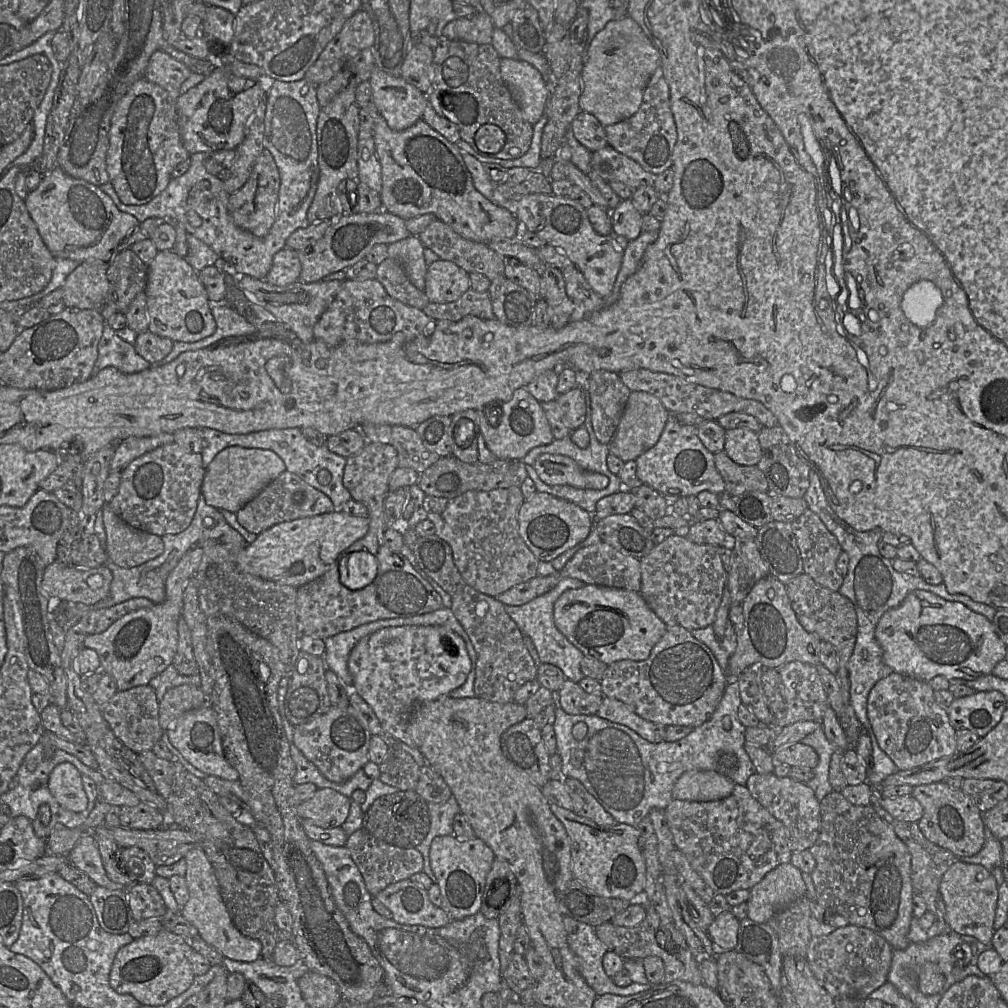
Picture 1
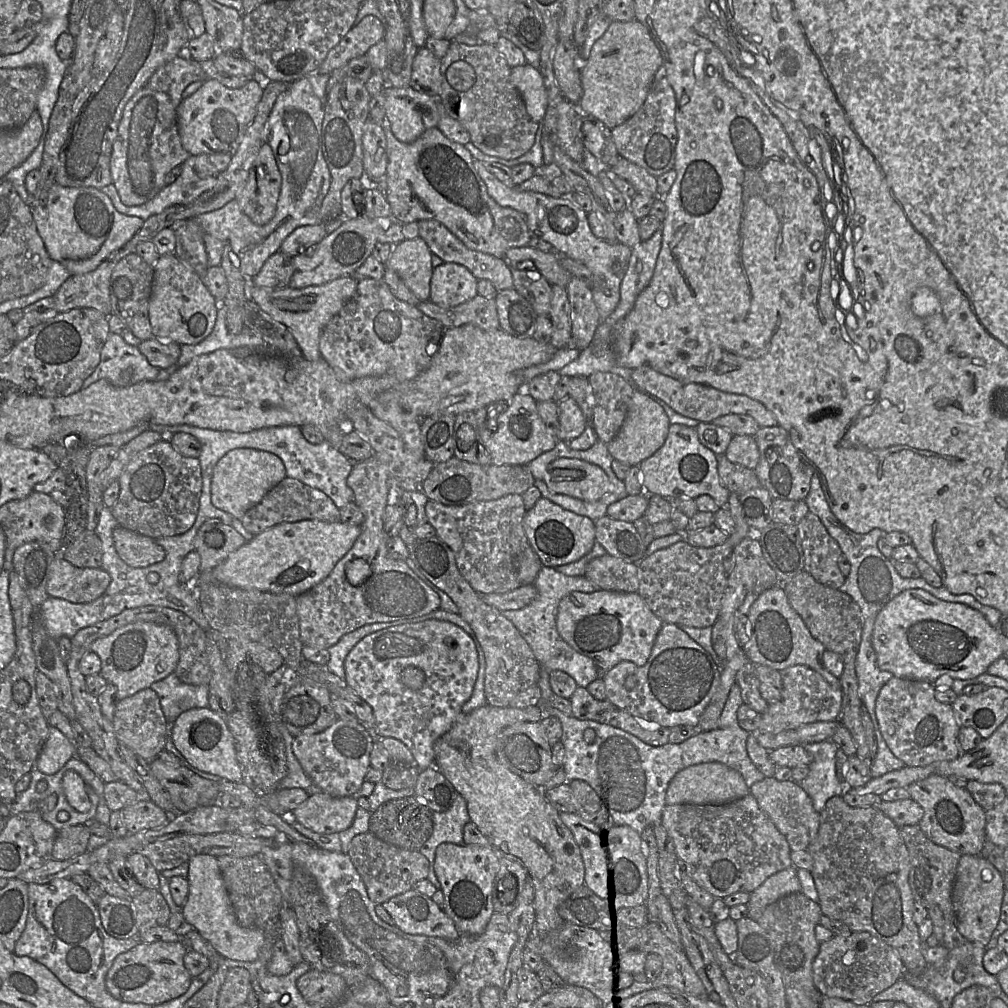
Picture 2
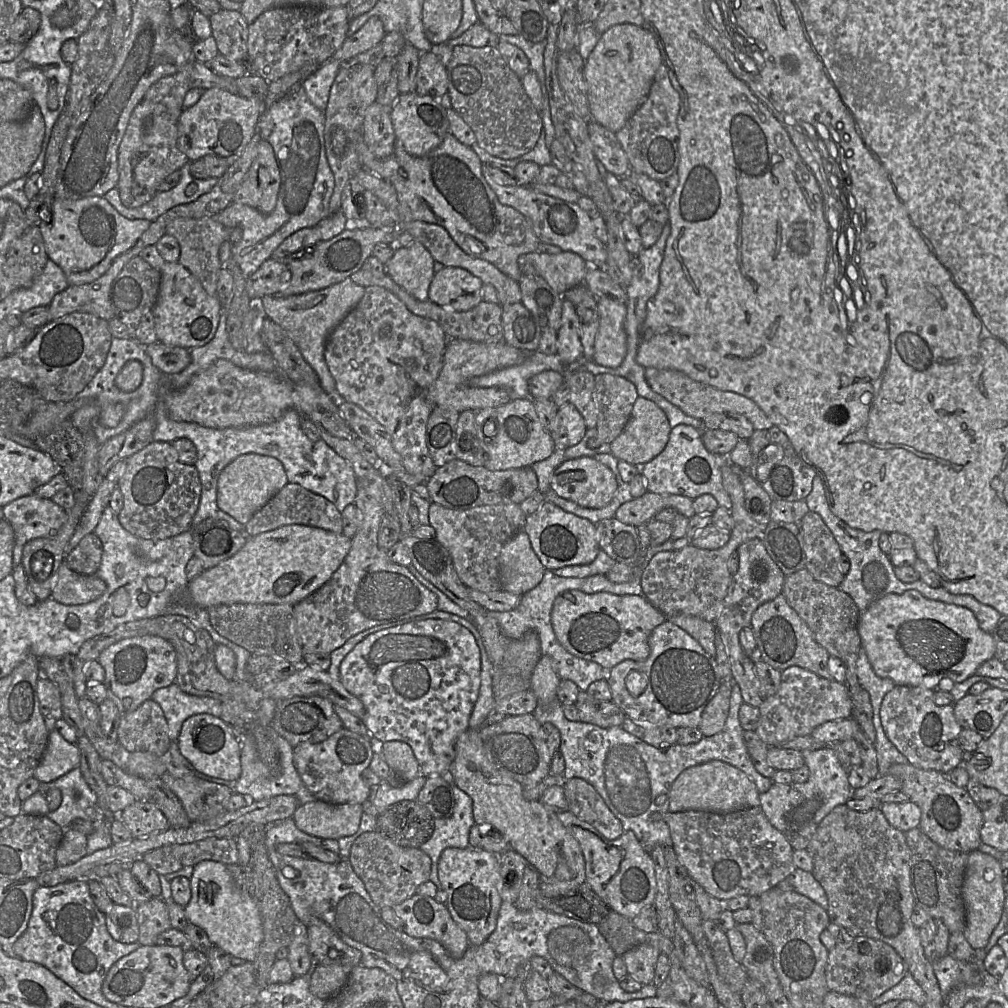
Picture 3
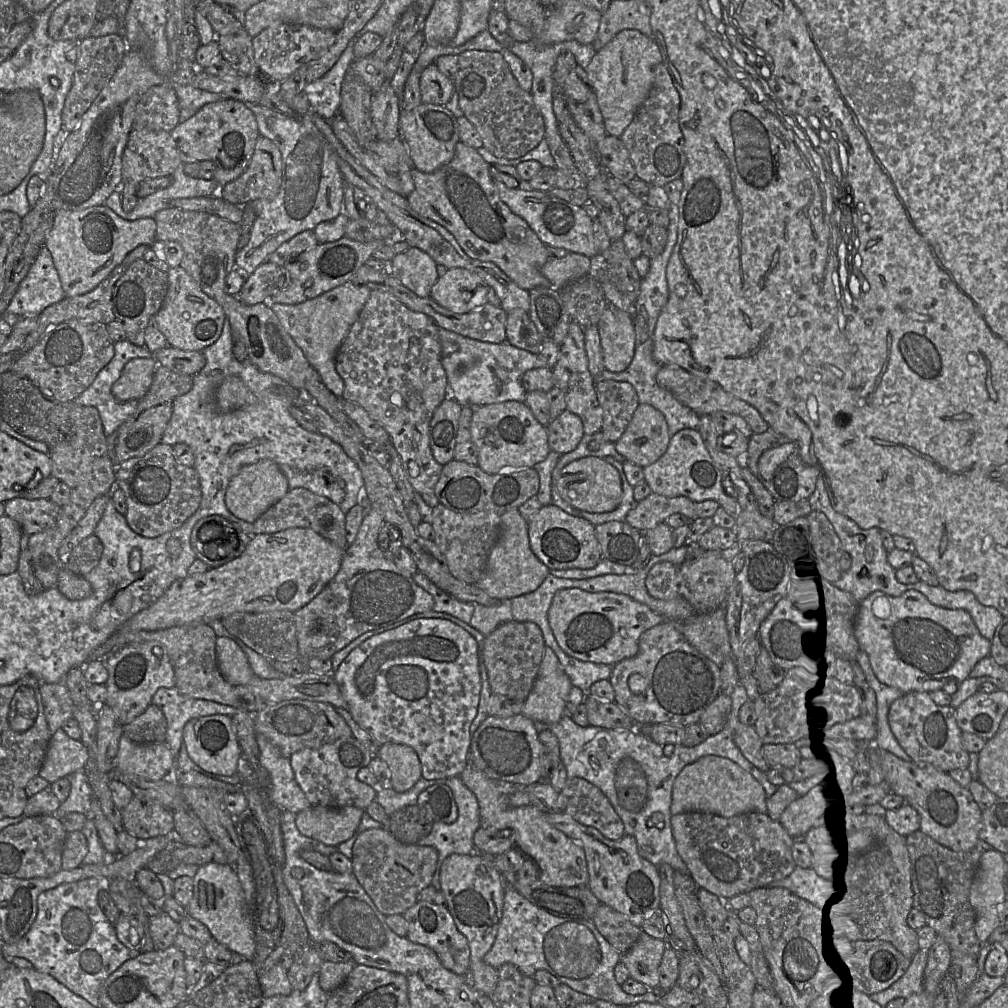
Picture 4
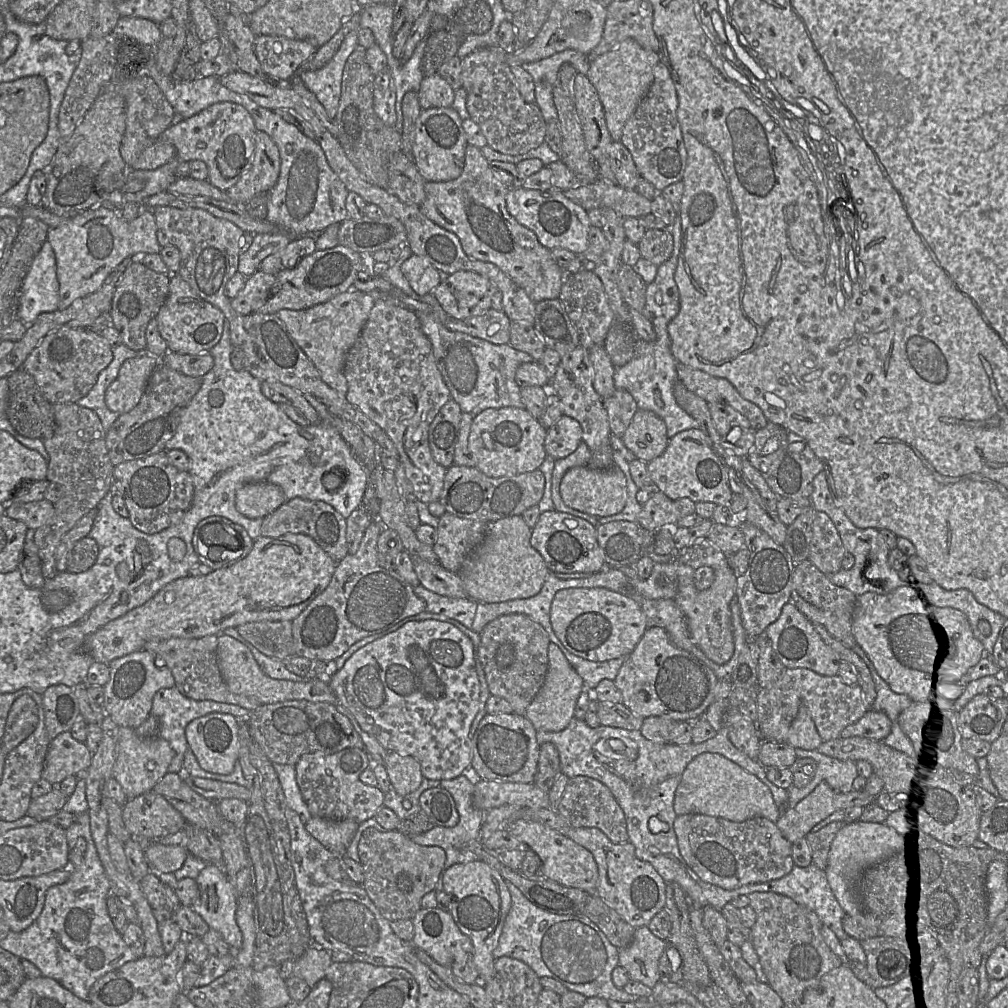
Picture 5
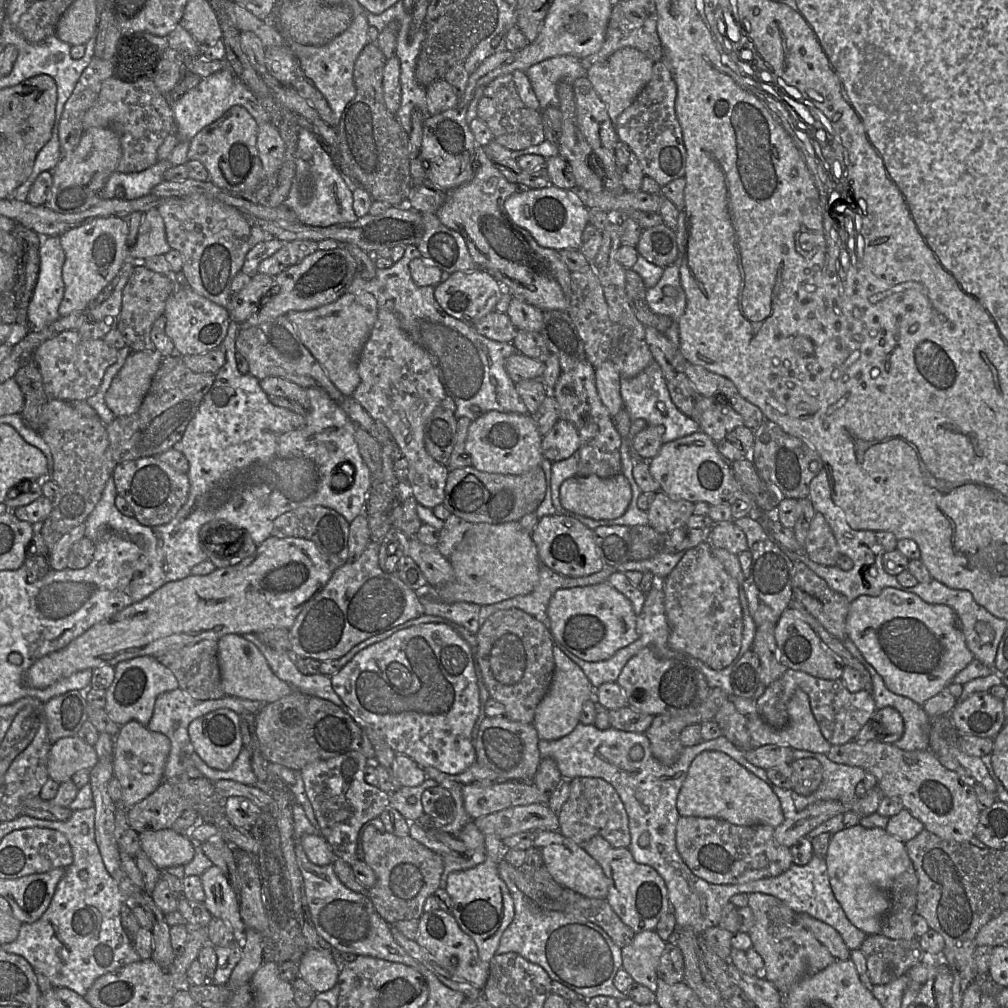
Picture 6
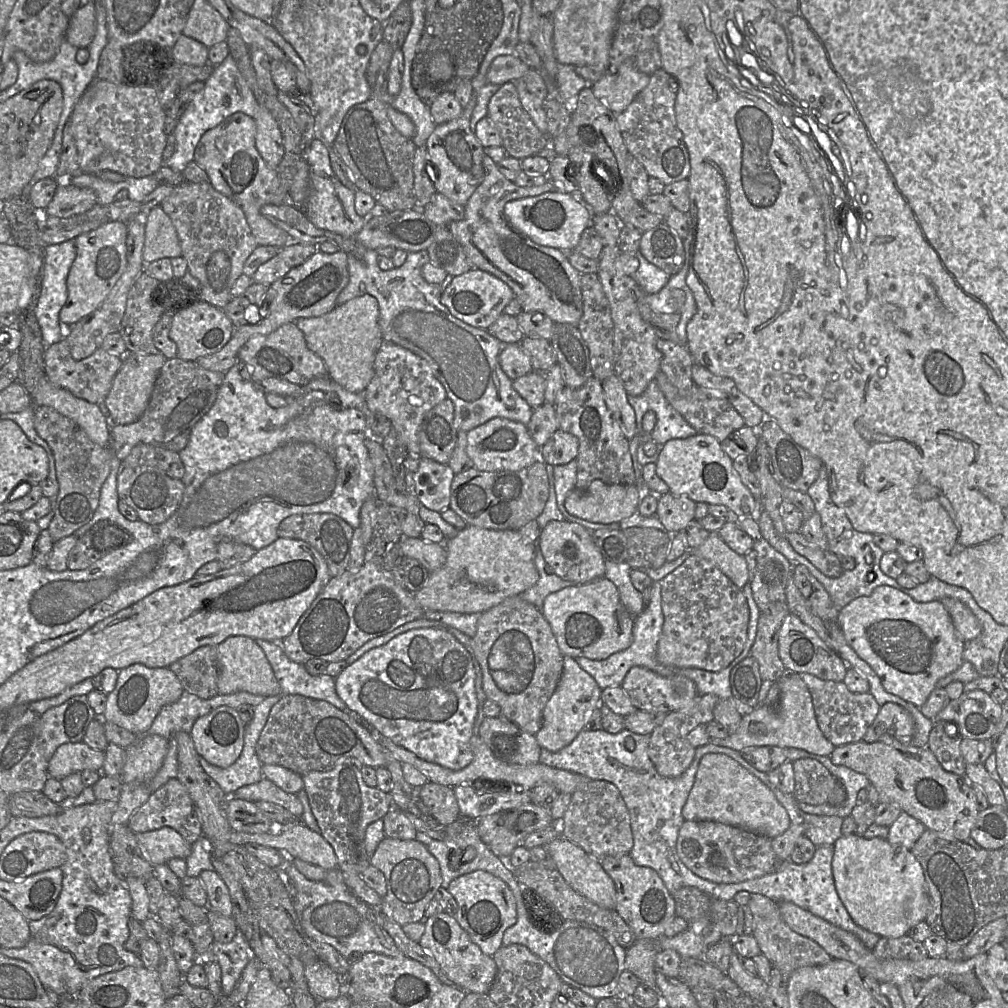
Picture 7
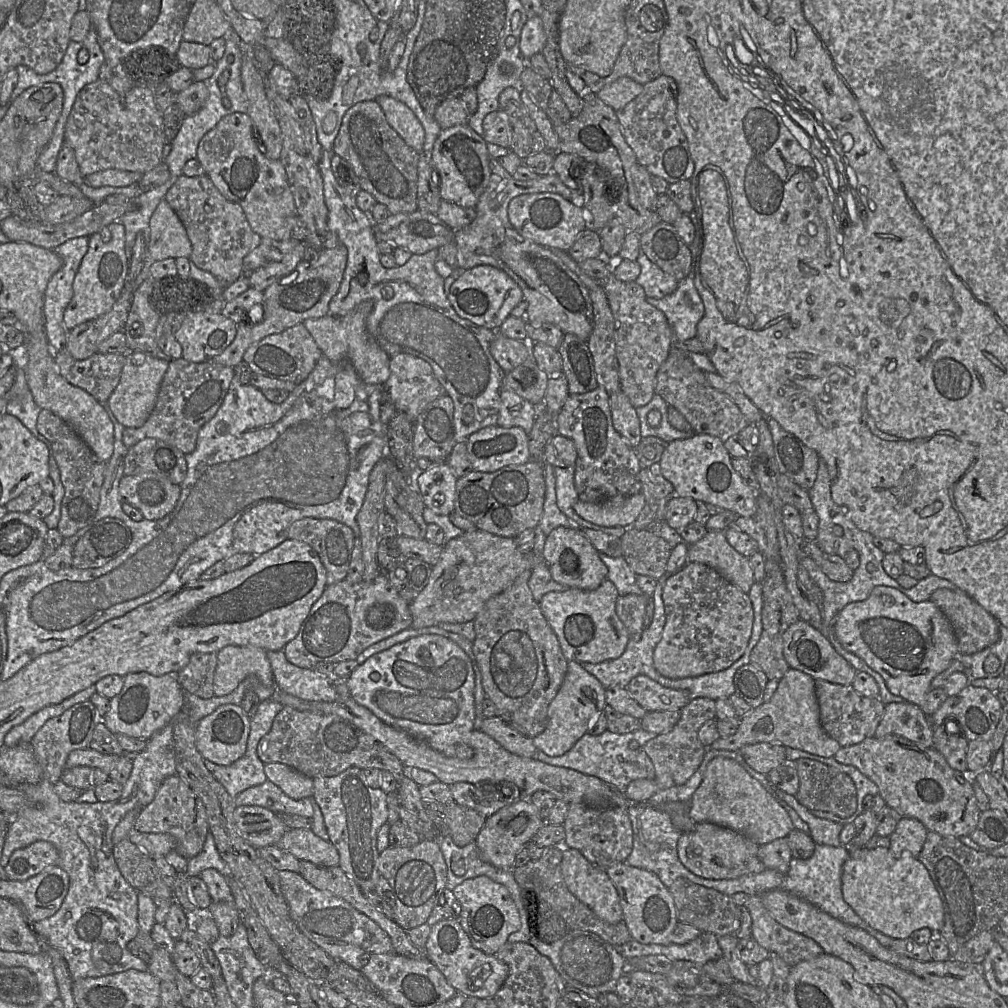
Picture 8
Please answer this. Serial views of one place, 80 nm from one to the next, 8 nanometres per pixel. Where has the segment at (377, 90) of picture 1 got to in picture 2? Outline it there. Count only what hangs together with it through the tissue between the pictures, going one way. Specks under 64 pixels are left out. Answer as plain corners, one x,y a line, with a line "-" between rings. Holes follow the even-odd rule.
386,85
385,121
394,136
403,143
412,143
440,120
437,98
419,92
411,86
396,88

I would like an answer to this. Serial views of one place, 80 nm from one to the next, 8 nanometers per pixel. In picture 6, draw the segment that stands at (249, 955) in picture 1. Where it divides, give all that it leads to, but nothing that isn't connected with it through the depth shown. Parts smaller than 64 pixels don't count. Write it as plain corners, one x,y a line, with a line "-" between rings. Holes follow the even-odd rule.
217,866
208,868
200,879
205,894
203,905
213,918
223,920
232,928
234,942
242,947
245,925
240,916
237,893

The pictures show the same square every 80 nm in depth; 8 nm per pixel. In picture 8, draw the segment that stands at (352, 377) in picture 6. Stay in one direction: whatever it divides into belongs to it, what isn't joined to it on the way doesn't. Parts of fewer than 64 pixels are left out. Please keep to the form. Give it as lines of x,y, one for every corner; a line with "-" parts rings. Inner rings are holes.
363,301
344,316
326,315
307,319
302,324
314,338
322,354
334,363
349,362
366,384
384,384
390,377
390,357
369,335
366,319
373,308
372,301

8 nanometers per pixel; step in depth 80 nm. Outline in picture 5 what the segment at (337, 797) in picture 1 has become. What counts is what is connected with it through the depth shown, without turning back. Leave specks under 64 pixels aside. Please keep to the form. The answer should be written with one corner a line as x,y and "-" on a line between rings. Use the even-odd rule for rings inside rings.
311,817
304,824
311,836
336,855
345,855
359,825
351,819
335,821
319,817

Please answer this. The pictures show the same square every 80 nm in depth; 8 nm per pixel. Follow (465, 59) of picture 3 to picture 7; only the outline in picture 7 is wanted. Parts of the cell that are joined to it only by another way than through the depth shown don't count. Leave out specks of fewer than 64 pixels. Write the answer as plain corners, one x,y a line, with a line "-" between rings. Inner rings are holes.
514,82
502,84
491,97
488,104
487,117
498,129
502,138
502,147
509,156
522,160
537,155
550,145
550,138
543,134
535,125
527,111
523,108

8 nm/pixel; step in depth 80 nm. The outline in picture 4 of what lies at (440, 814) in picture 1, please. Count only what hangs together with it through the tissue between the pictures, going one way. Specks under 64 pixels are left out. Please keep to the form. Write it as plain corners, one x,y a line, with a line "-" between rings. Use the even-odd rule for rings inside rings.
459,776
448,778
444,783
453,793
458,809
457,820
451,824
434,822
431,832
417,842
417,844
421,846
432,846
438,852
437,865
431,882
437,891
441,890
440,868
443,861
451,854
469,855
476,852
473,836
477,829
481,827
477,798
471,790
465,786

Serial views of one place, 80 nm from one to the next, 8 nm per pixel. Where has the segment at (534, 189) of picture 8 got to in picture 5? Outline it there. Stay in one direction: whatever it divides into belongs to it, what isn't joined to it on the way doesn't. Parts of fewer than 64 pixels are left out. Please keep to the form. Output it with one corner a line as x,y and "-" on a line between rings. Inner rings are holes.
468,144
465,150
465,163
461,175
454,180
445,182
426,181
426,198
419,208
428,219
456,234
468,257
496,265
522,288
533,302
559,298
567,273
552,257
550,249
539,242
535,233
520,224
508,212
505,202
508,192
509,188
495,176
480,148

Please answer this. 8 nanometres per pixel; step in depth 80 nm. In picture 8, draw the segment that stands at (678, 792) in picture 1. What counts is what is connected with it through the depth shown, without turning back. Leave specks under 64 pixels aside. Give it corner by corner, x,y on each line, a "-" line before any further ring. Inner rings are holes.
715,757
689,802
689,815
695,823
712,823
730,828
758,845
787,837
794,825
787,811
765,787
731,758

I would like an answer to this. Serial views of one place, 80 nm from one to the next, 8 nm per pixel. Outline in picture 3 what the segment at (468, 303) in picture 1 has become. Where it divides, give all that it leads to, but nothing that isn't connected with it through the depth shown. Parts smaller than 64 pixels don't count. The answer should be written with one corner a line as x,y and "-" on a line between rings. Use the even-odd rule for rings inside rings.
360,269
350,276
351,280
363,287
381,286
395,294
413,313
436,321
449,338
471,340
474,342
497,343
504,339
502,325
502,307
499,303
482,300
477,306
467,311
450,310
432,301
420,301
396,284
389,276
376,277
368,270

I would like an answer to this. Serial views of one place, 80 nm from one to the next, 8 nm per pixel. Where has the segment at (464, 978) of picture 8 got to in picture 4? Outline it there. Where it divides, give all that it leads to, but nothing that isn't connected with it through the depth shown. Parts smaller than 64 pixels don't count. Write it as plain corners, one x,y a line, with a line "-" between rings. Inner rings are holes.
418,900
402,916
408,922
407,938
431,948
441,964
458,975
469,976
470,950
466,937
460,933
446,905

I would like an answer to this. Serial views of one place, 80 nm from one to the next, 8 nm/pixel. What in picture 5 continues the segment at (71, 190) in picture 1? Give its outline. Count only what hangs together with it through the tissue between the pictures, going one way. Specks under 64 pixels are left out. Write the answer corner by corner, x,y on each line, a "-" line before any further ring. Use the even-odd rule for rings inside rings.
102,205
81,211
60,226
50,229
47,240
55,253
56,272
60,285
60,300
58,303
60,310
69,307
76,299
97,291
109,274
125,258
138,256
139,259
142,254
160,253
162,248
157,240
157,224
152,209
143,210
136,219
127,221
121,217
121,212

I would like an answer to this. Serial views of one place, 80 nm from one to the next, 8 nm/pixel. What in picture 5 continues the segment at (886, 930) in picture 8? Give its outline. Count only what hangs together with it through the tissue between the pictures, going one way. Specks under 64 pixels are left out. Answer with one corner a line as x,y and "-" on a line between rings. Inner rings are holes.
860,820
845,824
836,834
828,855
825,869
830,888
847,915
860,912
858,881
862,873
890,858
899,848
900,838
885,823
869,823

